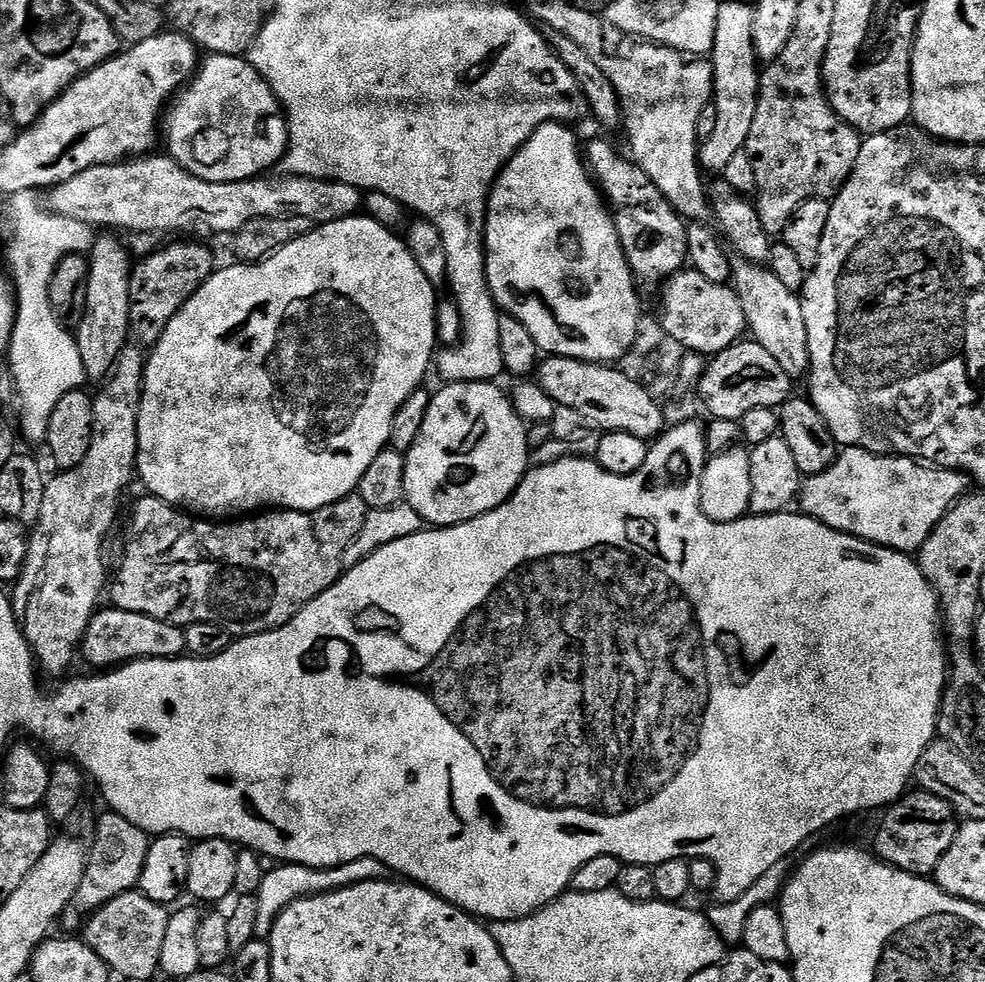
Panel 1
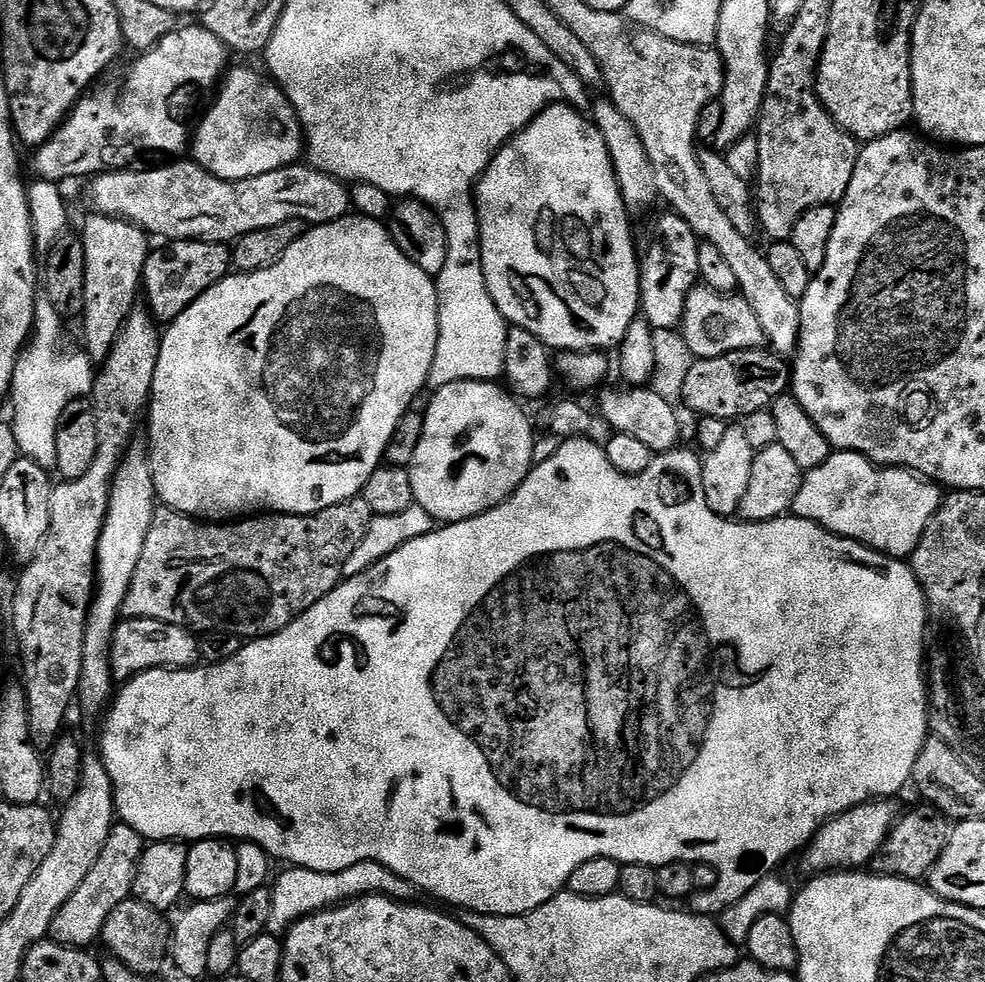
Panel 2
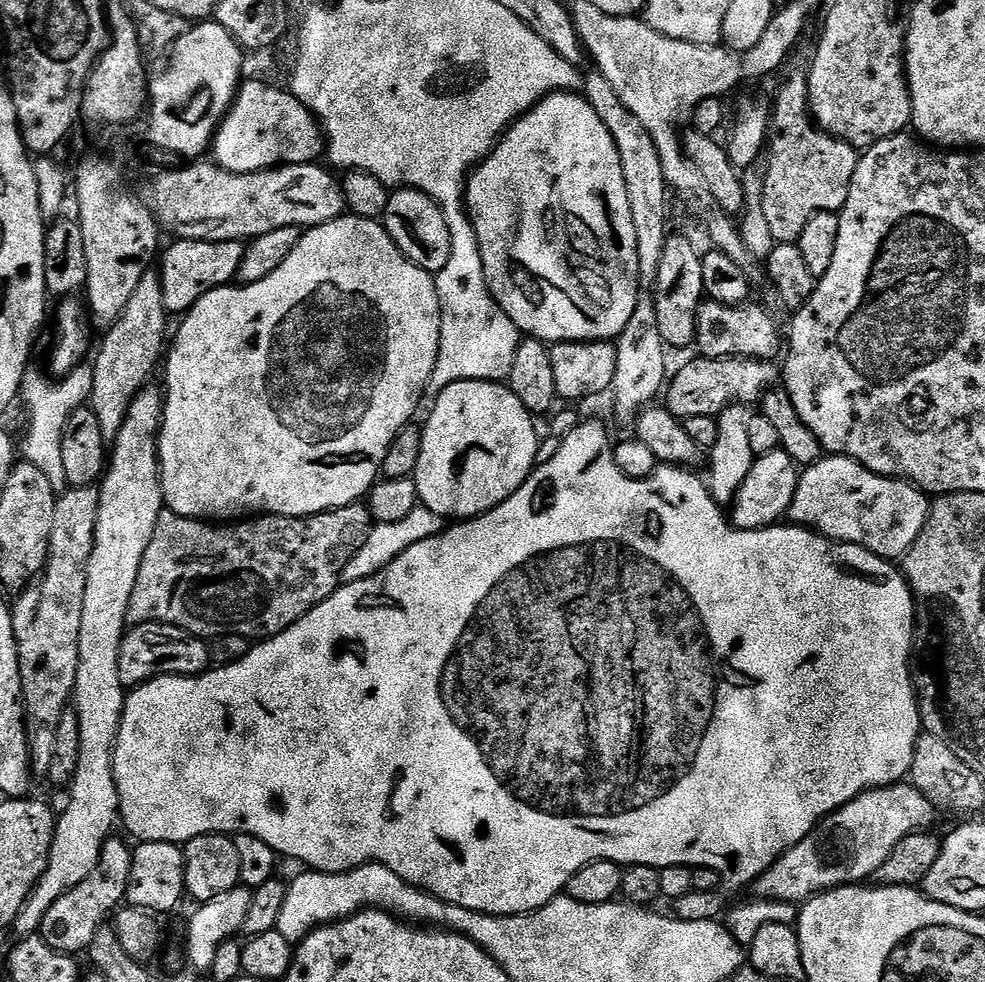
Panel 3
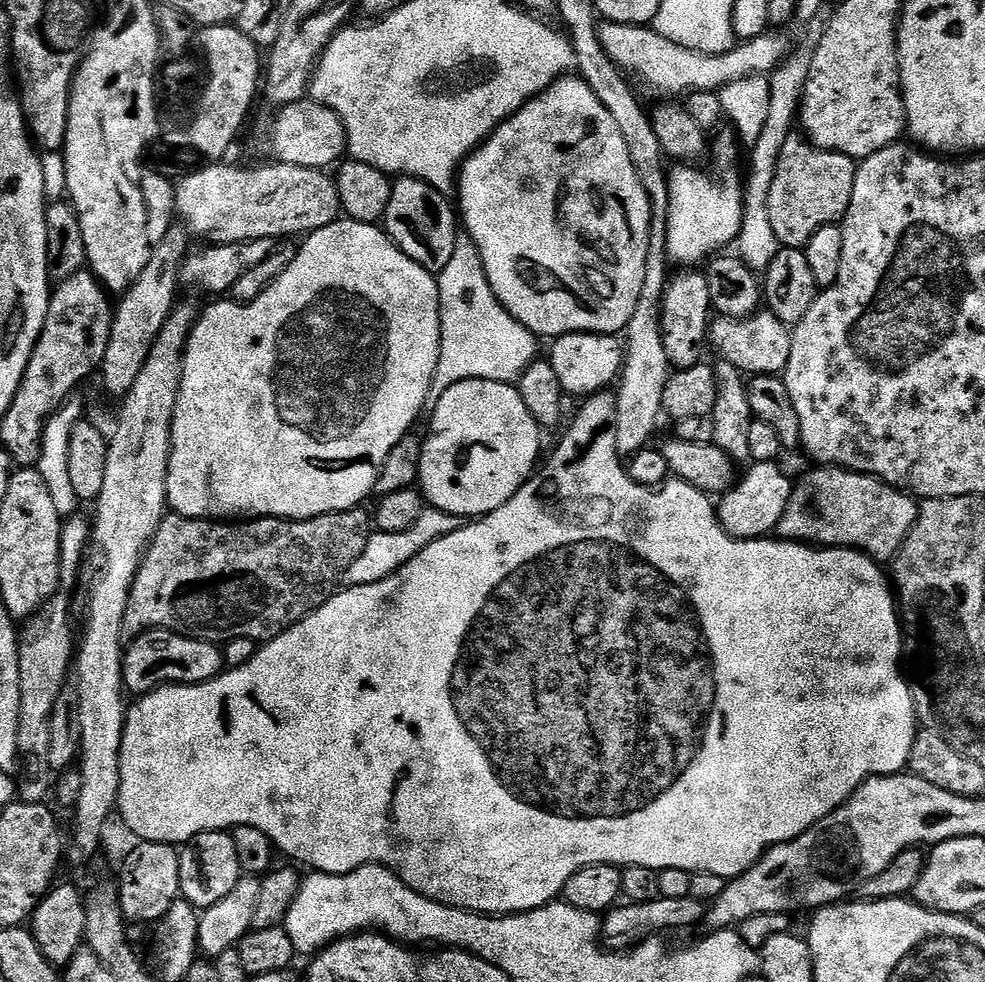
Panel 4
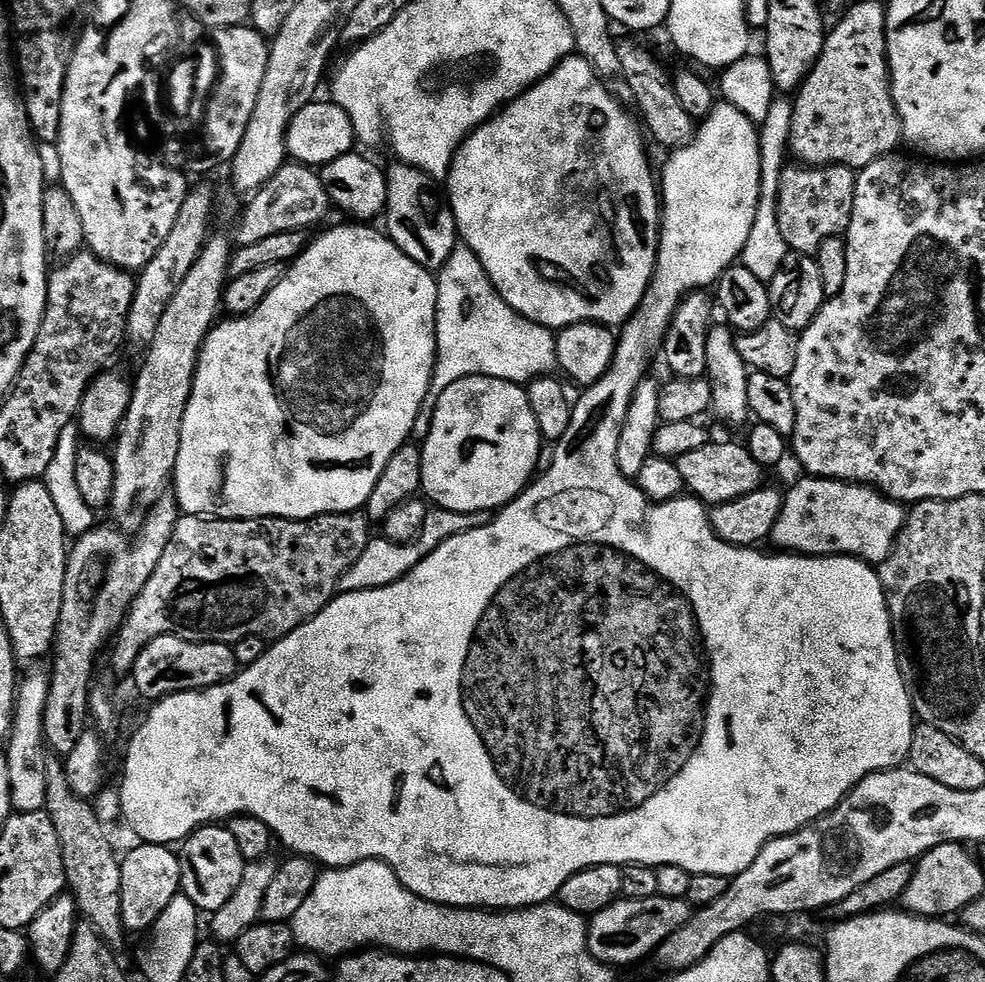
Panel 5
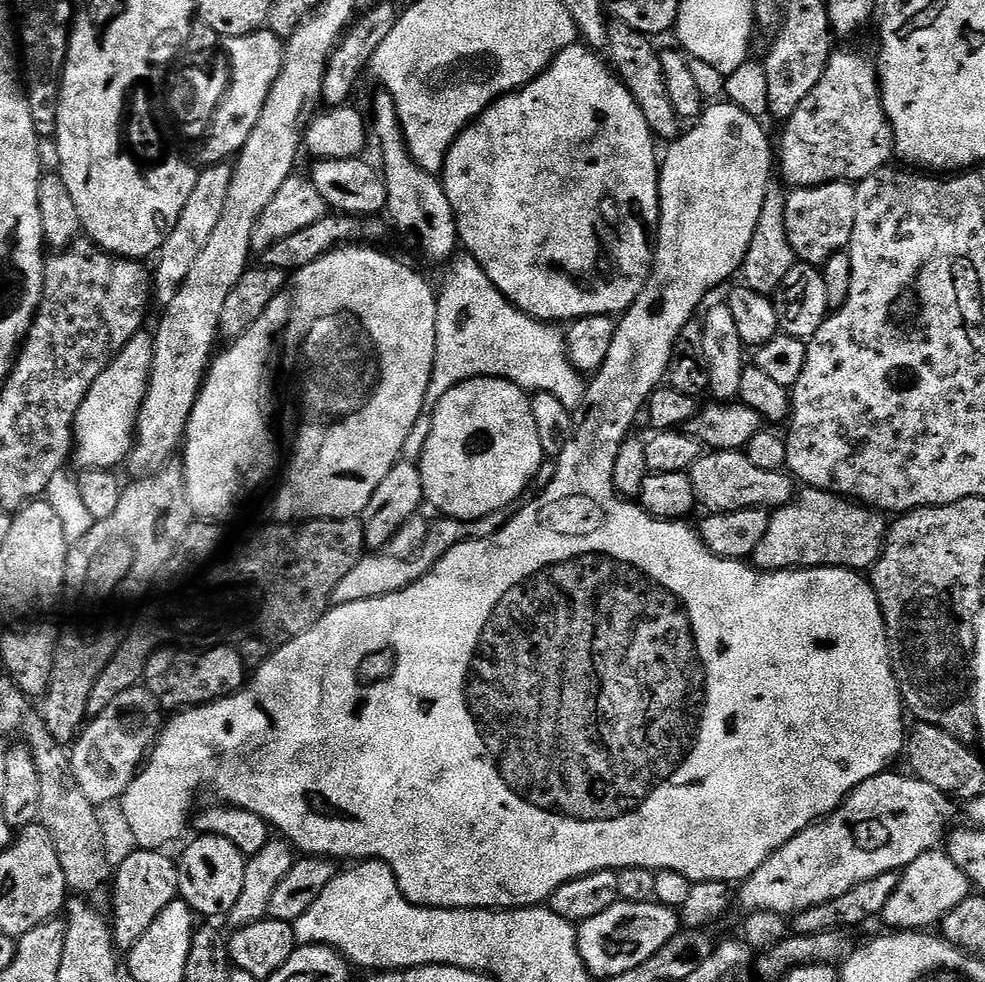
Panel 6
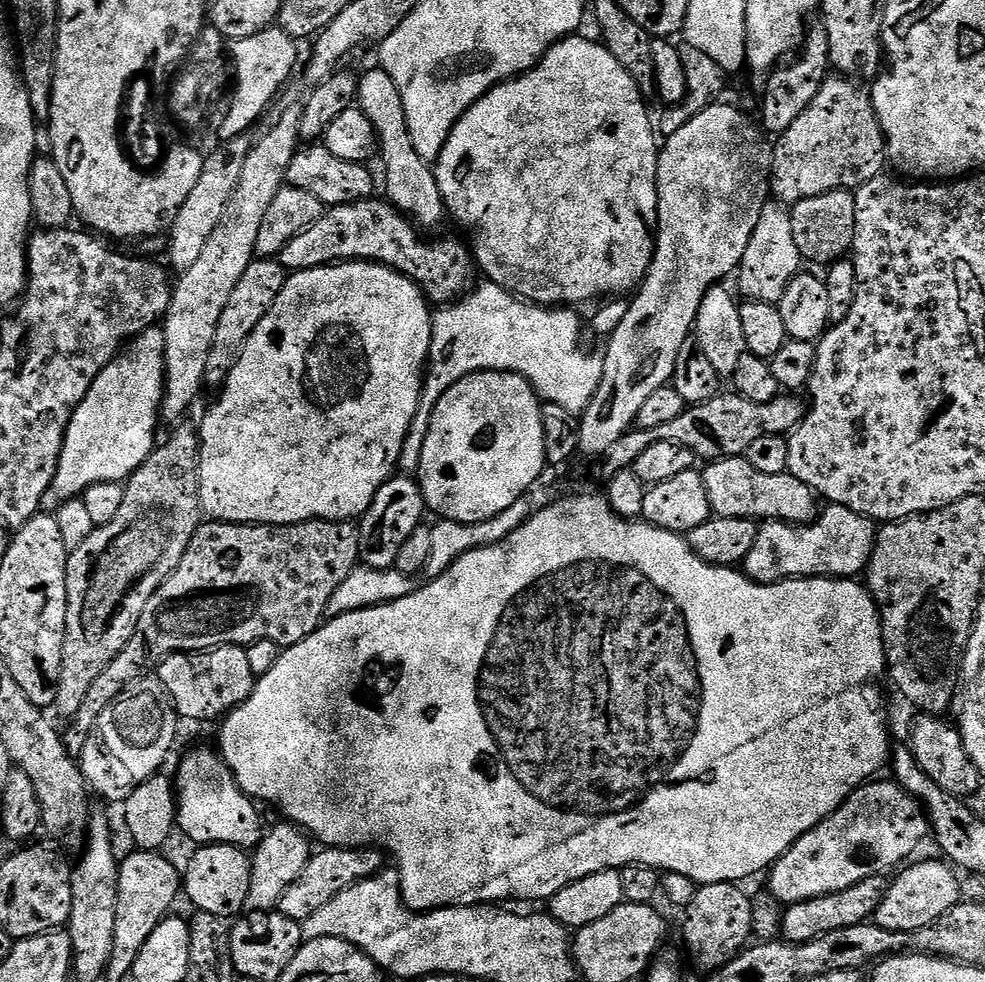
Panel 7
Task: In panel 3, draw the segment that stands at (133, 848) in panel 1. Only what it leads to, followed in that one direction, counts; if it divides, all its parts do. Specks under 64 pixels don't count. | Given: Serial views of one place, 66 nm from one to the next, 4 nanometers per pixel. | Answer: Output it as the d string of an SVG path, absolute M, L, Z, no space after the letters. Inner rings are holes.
M119 835L109 836L104 844L98 866L90 870L90 875L82 878L74 890L62 894L46 910L46 918L42 918L39 935L50 946L59 952L65 952L67 956L87 953L90 942L94 942L94 934L105 927L104 920L113 915L125 903L128 894L128 879L130 878L130 866L132 865L132 848L124 840L119 840Z

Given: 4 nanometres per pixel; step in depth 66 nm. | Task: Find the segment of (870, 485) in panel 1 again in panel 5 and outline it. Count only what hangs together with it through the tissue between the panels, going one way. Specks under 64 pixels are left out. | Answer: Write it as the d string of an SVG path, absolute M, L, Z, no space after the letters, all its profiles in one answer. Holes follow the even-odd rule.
M805 475L784 492L784 505L770 537L773 549L797 556L859 556L870 565L886 562L906 519L905 505L869 488Z

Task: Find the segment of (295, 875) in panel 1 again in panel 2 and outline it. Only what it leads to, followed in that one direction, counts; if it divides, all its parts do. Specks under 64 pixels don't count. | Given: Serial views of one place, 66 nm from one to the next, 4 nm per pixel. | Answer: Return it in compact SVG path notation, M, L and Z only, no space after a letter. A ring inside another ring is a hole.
M358 862L358 866L350 866L350 870L338 870L337 872L315 872L293 867L284 871L288 872L282 873L281 876L279 873L271 885L272 901L267 926L267 931L278 937L283 937L288 929L297 924L303 916L323 912L325 908L339 906L358 896L383 894L408 902L413 899L412 895L414 895L414 889L407 880L386 870L386 866L378 862Z

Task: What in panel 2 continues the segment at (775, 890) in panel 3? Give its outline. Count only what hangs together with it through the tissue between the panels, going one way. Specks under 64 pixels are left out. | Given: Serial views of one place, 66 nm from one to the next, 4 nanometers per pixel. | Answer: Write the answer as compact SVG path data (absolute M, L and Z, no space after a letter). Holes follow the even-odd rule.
M887 799L859 804L850 810L846 810L841 816L835 816L827 824L823 824L817 830L816 835L812 837L811 844L803 853L803 856L805 855L804 864L809 868L809 873L831 874L837 870L860 870L871 865L879 857L881 846L888 840L889 830L892 829L893 824L898 819L898 811L896 812L896 808L892 804L895 803L889 802Z

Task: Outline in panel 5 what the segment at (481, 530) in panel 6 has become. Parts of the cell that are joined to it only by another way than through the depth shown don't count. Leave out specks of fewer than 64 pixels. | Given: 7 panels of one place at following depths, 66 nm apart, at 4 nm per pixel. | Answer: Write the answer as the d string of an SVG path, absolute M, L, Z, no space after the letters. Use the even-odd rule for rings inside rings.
M433 507L422 526L422 534L414 542L395 544L383 538L369 539L366 550L362 550L362 558L358 558L358 562L354 562L354 566L350 566L350 570L346 570L346 574L340 579L339 591L341 593L362 592L390 586L406 574L410 574L427 556L434 554L444 542L463 532L486 526L489 519L489 513L486 512L451 512L445 508Z

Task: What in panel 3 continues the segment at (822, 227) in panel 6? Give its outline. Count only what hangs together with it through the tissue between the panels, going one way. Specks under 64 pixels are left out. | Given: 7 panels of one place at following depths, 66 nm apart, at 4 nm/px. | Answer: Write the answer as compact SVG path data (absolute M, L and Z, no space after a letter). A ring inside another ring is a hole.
M792 72L776 88L776 101L770 104L768 139L762 190L762 215L777 244L799 243L806 222L816 214L839 214L850 198L850 182L860 156L845 140L824 132L812 119L808 107L808 73Z

